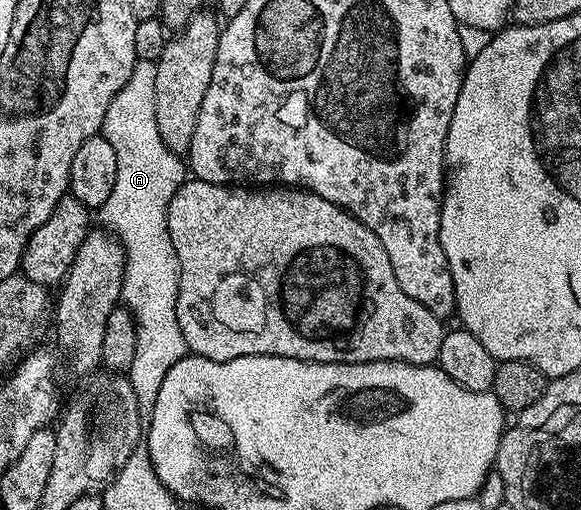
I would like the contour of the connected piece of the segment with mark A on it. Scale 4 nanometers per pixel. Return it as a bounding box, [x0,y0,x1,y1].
[97,61,189,408]

